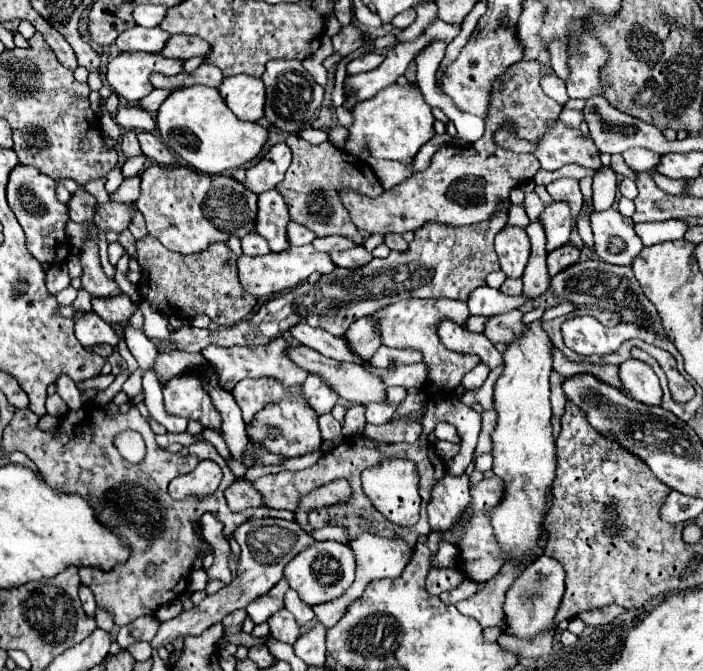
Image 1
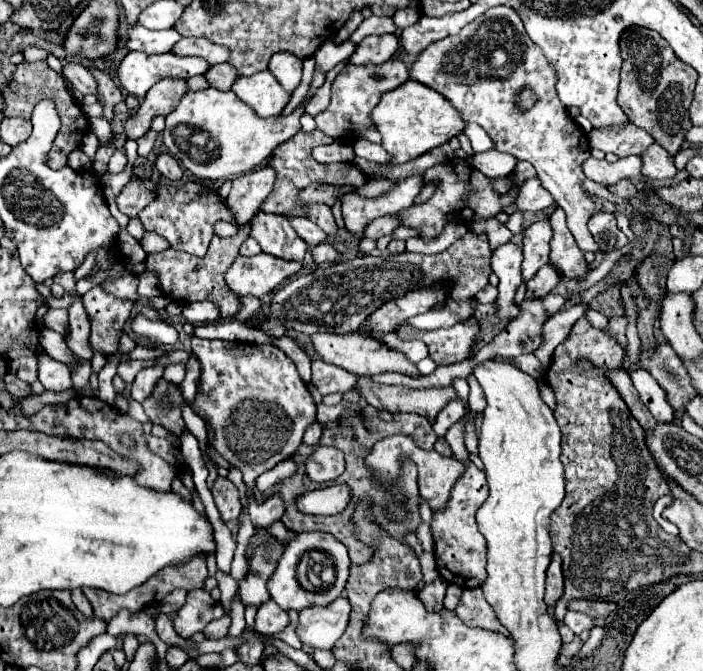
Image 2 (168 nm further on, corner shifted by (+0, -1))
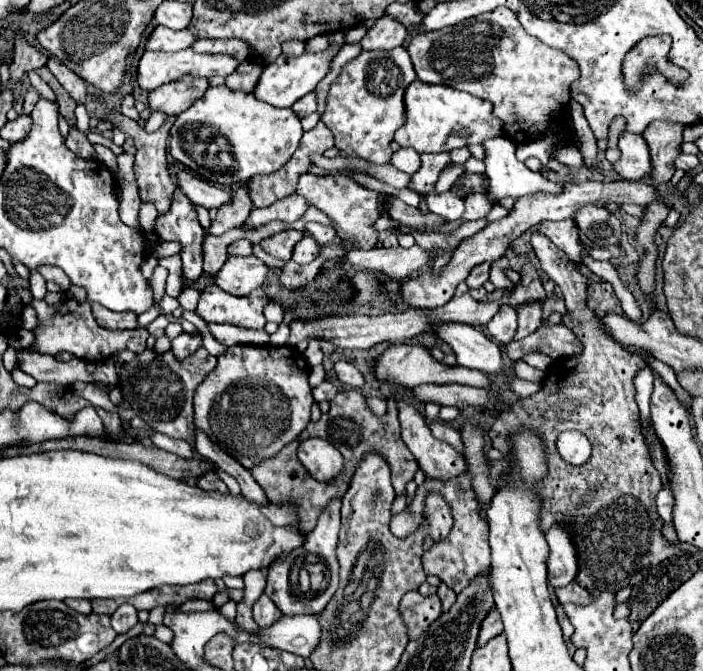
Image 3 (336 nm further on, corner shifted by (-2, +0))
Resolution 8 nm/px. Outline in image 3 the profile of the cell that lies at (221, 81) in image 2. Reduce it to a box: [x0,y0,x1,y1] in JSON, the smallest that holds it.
[227,61,263,93]

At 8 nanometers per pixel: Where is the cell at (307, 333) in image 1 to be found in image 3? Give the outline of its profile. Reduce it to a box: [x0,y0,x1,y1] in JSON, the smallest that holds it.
[375,345,493,387]

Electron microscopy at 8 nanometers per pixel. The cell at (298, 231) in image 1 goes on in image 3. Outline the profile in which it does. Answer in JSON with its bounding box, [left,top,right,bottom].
[307,223,335,245]

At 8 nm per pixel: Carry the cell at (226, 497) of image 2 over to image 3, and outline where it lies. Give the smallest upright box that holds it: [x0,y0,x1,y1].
[197,473,229,493]

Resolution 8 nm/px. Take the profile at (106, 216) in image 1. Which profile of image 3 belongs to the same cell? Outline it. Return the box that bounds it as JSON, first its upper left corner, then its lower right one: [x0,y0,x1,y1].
[103,113,177,215]

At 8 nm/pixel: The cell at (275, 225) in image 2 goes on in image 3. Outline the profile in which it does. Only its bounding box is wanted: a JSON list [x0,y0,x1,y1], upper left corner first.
[261,231,303,261]

